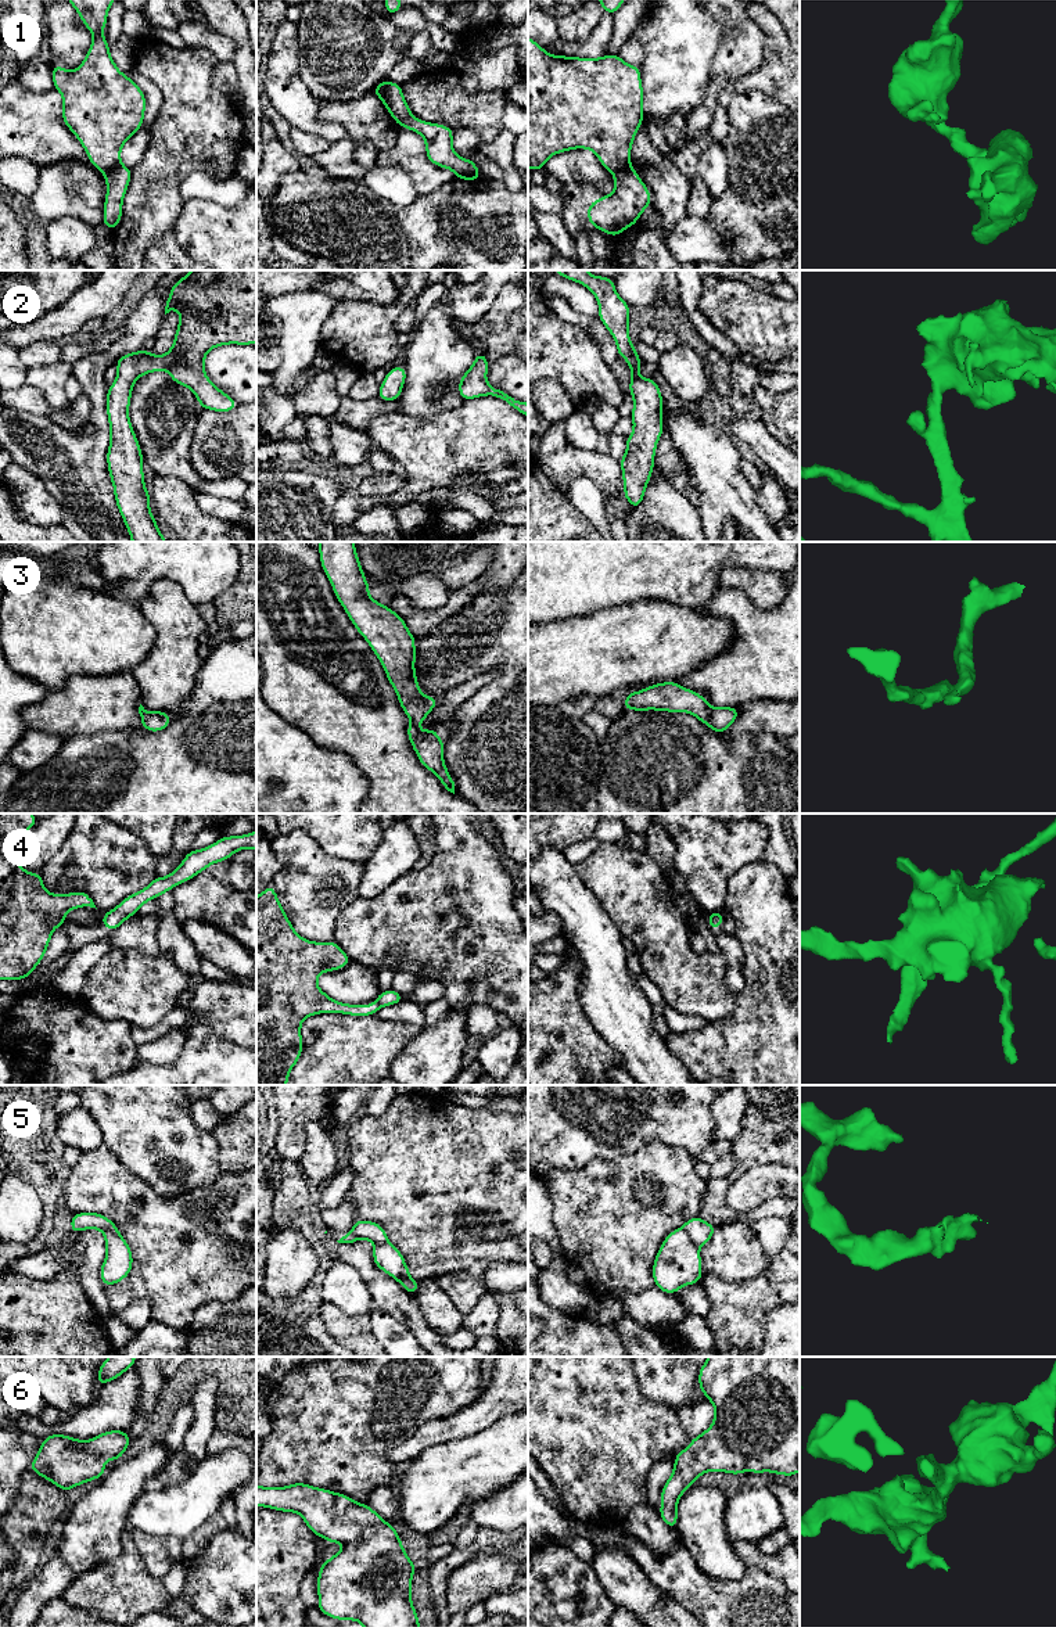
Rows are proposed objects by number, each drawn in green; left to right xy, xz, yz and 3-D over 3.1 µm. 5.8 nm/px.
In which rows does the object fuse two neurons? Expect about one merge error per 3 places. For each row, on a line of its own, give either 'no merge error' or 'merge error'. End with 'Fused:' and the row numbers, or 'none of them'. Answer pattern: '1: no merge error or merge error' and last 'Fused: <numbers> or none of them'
1: merge error
2: no merge error
3: no merge error
4: merge error
5: merge error
6: no merge error
Fused: 1, 4, 5

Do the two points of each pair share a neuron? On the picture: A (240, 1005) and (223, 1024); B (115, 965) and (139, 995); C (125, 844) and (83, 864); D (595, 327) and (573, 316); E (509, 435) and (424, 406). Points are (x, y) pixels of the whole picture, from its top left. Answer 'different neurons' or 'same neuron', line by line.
A: same neuron
B: same neuron
C: same neuron
D: same neuron
E: different neurons

